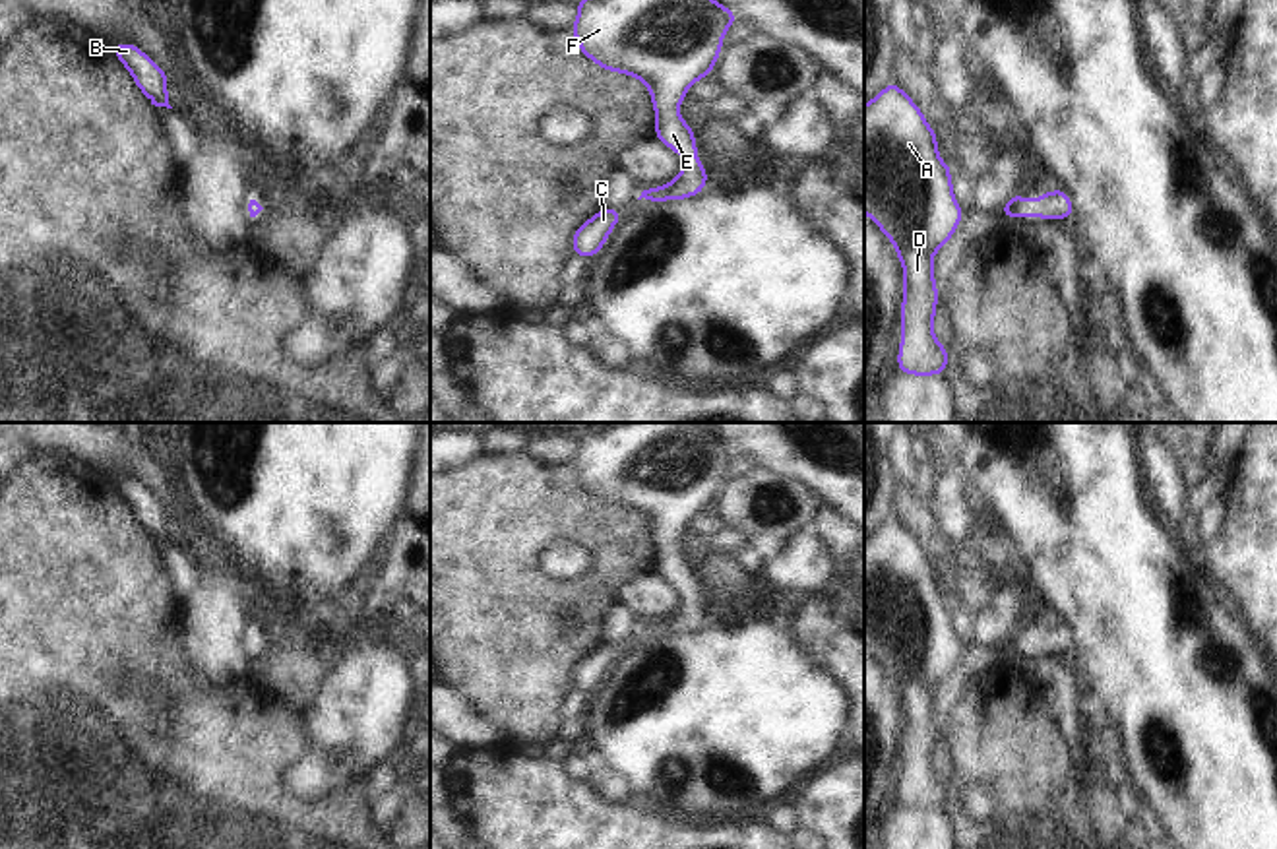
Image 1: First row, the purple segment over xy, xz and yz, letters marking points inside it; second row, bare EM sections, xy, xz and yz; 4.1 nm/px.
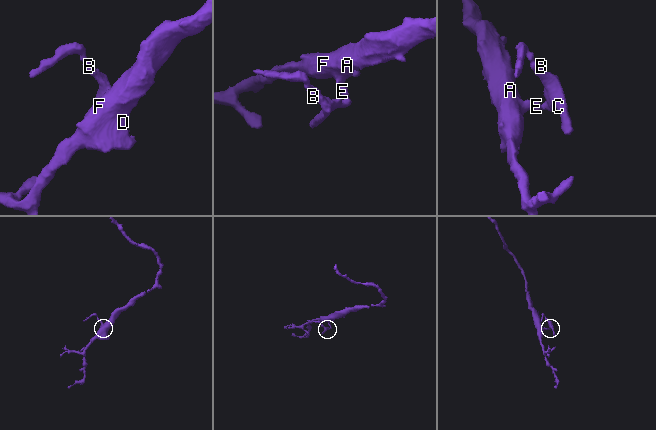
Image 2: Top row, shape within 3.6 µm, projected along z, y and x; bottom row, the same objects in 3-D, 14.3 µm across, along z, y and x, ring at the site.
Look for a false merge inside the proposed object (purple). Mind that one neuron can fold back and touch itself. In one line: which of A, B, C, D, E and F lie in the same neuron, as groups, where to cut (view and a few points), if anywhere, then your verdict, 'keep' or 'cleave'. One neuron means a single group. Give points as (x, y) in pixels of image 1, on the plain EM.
A B C D E F | no cut | keep

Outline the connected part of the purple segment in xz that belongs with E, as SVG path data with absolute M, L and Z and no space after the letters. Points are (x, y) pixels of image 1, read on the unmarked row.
M610 423L579 430L570 467L581 488L601 504L626 508L647 519L655 547L653 570L684 591L674 614L643 624L638 634L678 636L705 624L709 607L698 593L694 560L682 554L678 541L692 518L709 512L723 485L727 463L736 456L740 454L731 442L701 423Z

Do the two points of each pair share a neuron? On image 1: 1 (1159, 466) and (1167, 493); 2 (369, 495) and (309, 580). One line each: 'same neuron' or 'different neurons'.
1: same neuron
2: same neuron

